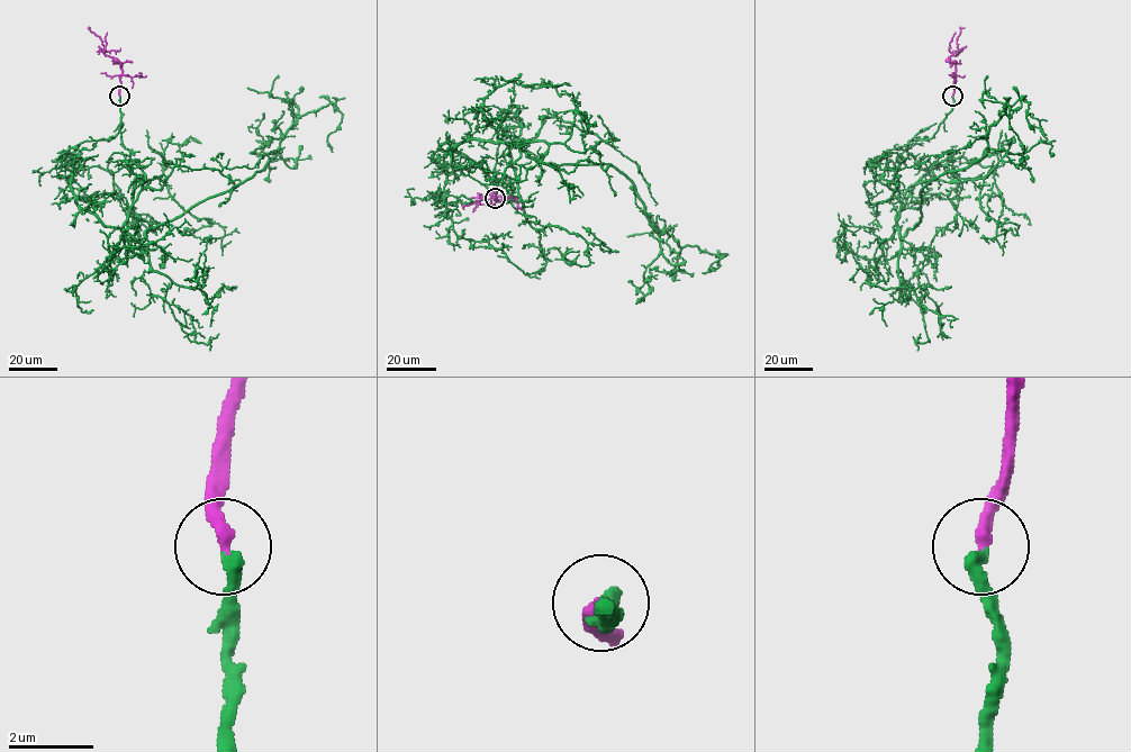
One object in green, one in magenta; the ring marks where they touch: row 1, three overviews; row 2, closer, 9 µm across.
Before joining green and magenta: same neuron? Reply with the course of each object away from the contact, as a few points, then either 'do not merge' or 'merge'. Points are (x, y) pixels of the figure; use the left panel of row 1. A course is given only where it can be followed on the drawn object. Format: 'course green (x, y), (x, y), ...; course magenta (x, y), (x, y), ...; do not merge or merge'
course green (119, 96), (119, 132), (61, 162), (75, 202), (137, 239), (263, 169), (299, 117), (333, 102), (333, 152); course magenta (119, 96), (121, 63), (106, 55), (101, 39), (90, 27); merge

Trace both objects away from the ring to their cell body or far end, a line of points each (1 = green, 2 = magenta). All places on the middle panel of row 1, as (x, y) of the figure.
1: (495, 197), (473, 161), (433, 155), (444, 171), (479, 138), (611, 164), (660, 234), (725, 255), (715, 270)
2: (495, 197), (497, 200), (483, 195), (479, 204), (463, 206), (463, 209)

